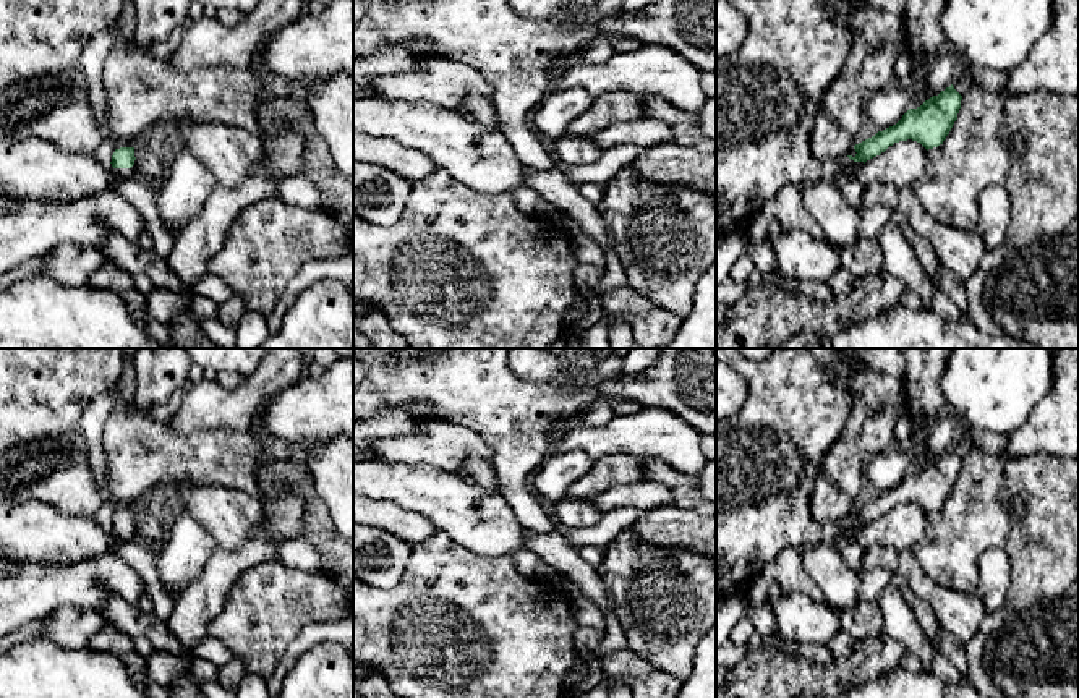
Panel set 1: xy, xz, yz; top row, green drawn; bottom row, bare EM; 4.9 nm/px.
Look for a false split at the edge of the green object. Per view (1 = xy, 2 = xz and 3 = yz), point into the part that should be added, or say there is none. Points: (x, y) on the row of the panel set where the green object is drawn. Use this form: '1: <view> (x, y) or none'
1: xy (123, 172)
2: none
3: none

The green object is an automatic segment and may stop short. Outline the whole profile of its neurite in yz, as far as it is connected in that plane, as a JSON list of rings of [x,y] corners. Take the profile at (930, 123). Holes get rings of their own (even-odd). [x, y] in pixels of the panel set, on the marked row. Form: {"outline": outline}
{"outline": [[[951,84],[938,96],[930,97],[917,109],[909,109],[902,118],[875,136],[854,146],[854,162],[867,162],[899,141],[917,141],[927,151],[943,144],[961,109],[962,96]]]}

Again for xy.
{"outline": [[[120,147],[115,149],[110,164],[122,178],[130,178],[136,175],[134,160],[134,147]]]}

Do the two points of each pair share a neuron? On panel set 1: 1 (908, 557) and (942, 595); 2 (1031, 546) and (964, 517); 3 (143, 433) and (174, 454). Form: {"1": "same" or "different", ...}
{"1": "same", "2": "same", "3": "same"}

